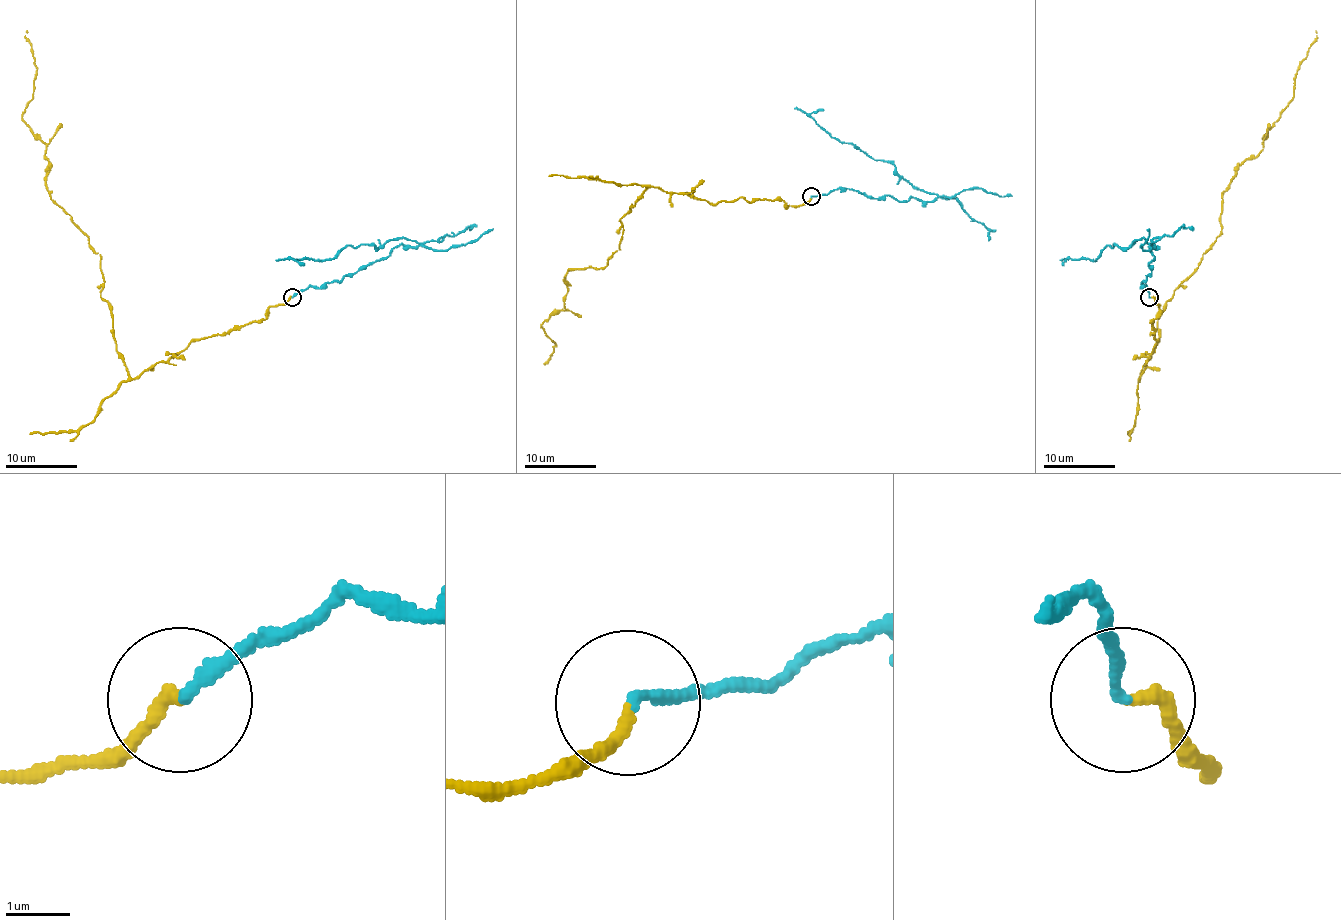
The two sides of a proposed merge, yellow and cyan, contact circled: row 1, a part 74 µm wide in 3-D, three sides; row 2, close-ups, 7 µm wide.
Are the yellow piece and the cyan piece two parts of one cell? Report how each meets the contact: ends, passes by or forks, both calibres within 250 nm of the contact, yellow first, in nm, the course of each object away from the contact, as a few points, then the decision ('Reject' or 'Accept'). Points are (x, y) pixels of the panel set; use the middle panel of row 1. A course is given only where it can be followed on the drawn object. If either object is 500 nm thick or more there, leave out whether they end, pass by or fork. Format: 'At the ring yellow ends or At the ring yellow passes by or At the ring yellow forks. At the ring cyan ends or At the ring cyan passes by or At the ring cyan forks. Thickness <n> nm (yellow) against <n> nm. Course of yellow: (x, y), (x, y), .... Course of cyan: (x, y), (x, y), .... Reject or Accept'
At the ring yellow ends. At the ring cyan ends. Thickness 200 nm (yellow) against 180 nm. Course of yellow: (811, 197), (712, 204), (649, 186), (605, 267), (565, 274), (545, 362). Course of cyan: (811, 197), (852, 188), (876, 199), (933, 200), (937, 195), (913, 188), (890, 163), (833, 138), (795, 107). Reject

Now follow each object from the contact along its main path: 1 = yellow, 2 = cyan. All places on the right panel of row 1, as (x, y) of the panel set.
1: (1150, 297), (1157, 340), (1139, 376), (1162, 306), (1220, 234), (1227, 186), (1294, 96), (1315, 30)
2: (1150, 297), (1141, 283), (1152, 272), (1153, 245), (1141, 238), (1128, 247), (1109, 245), (1096, 259), (1060, 259)

